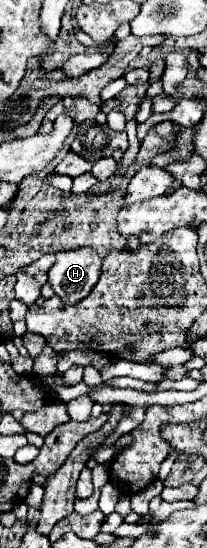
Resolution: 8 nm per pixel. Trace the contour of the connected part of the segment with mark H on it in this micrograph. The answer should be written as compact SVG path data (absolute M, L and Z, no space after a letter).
M92 248L58 252L54 266L48 270L48 282L64 302L76 304L96 286L100 264L102 258Z

